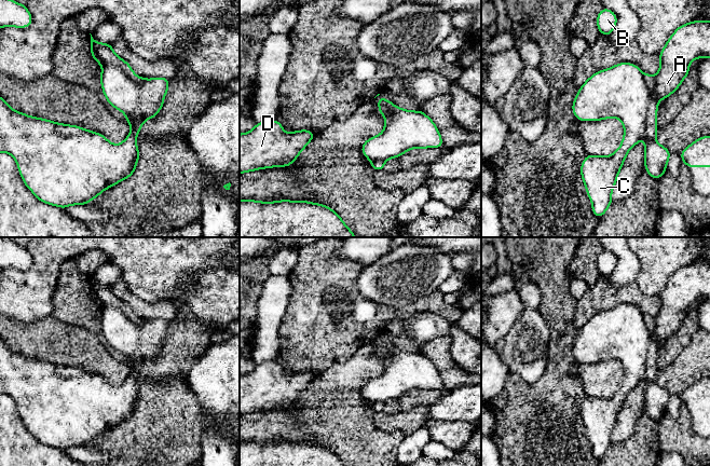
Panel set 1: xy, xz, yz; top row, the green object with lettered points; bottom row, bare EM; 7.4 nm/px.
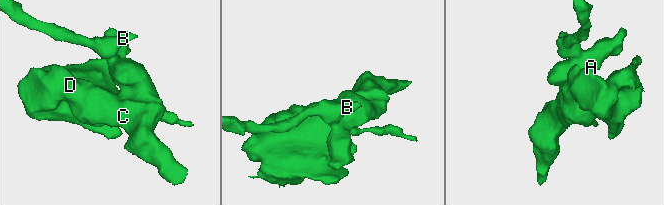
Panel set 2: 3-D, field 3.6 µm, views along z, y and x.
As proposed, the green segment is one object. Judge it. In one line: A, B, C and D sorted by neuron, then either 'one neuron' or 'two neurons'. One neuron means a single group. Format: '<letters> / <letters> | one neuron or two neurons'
A C D / B | two neurons

